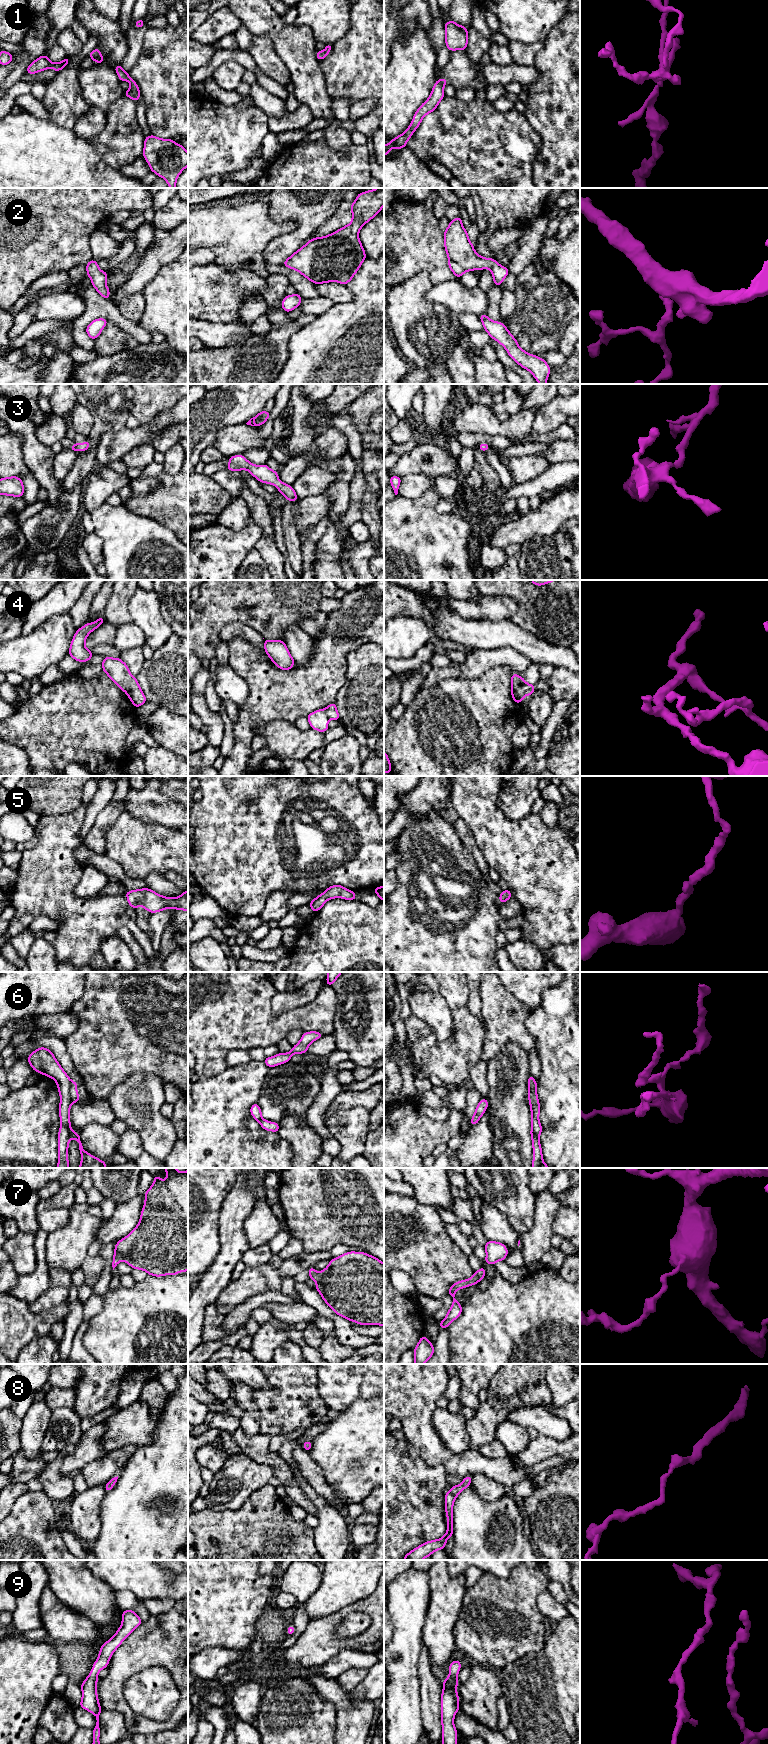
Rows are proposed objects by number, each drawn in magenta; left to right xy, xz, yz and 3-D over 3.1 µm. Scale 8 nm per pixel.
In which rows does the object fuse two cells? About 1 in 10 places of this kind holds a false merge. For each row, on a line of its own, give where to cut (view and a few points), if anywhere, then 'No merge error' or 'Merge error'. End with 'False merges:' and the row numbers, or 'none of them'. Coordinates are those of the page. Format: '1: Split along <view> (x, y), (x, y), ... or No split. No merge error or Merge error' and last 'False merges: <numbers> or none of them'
1: No split. No merge error
2: No split. No merge error
3: No split. No merge error
4: No split. No merge error
5: No split. No merge error
6: No split. No merge error
7: No split. No merge error
8: No split. No merge error
9: No split. No merge error
False merges: none of them

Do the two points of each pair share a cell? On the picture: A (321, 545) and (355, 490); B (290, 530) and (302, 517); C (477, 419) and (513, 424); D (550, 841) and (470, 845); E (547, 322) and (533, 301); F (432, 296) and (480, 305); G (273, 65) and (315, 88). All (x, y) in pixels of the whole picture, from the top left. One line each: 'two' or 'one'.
A: one
B: two
C: one
D: two
E: one
F: one
G: two

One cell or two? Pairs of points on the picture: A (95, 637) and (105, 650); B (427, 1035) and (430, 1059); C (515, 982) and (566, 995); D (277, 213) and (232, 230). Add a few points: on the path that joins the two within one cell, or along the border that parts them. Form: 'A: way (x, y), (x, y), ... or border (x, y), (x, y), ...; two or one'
A: border (112, 643), (101, 643), (90, 650); two
B: border (436, 1038), (417, 1067); two
C: border (560, 982), (544, 991), (541, 1003), (534, 1010); two
D: border (267, 201), (269, 216), (273, 221), (292, 222); two

